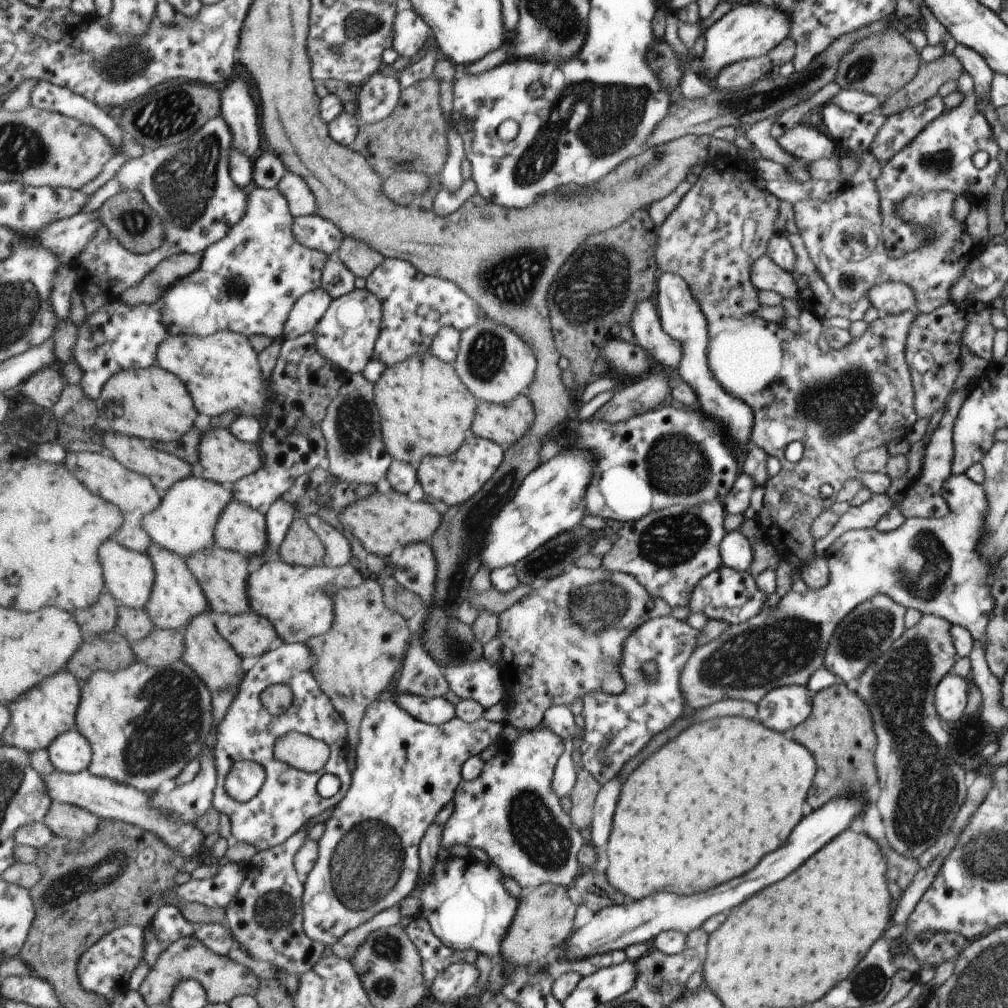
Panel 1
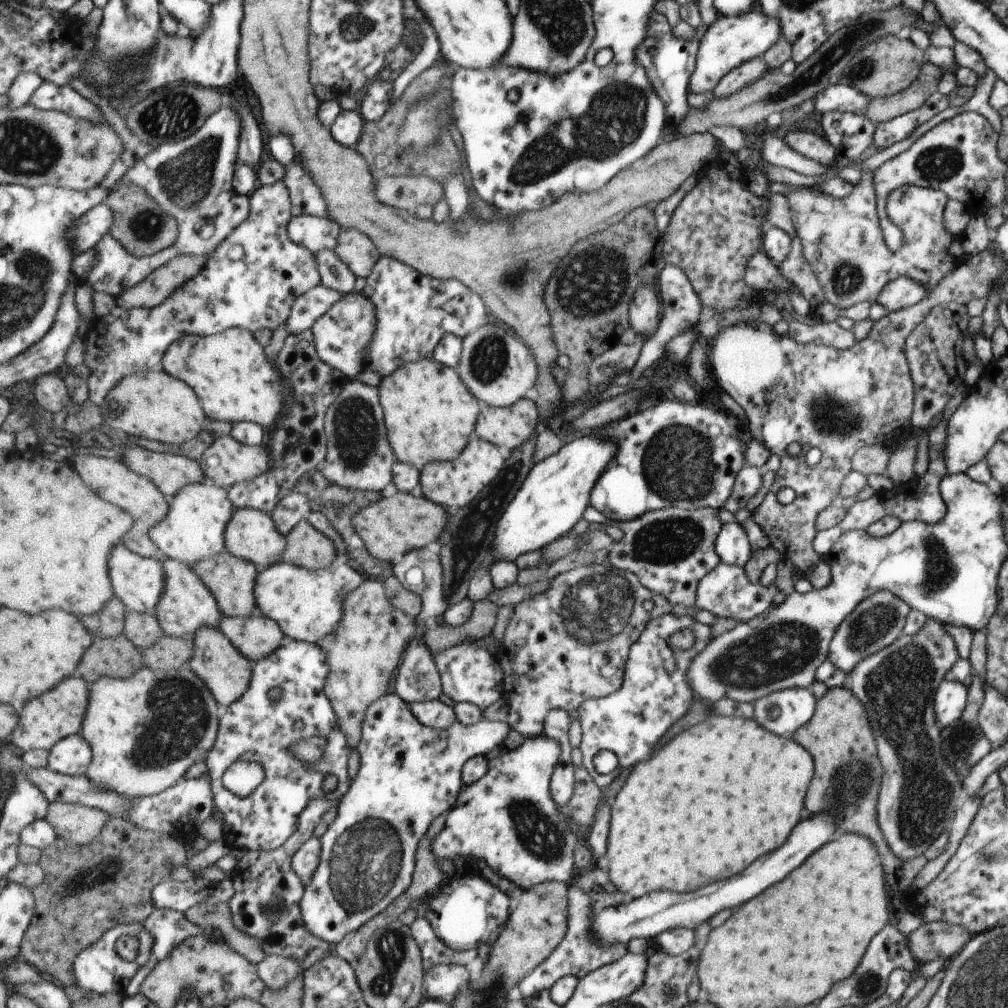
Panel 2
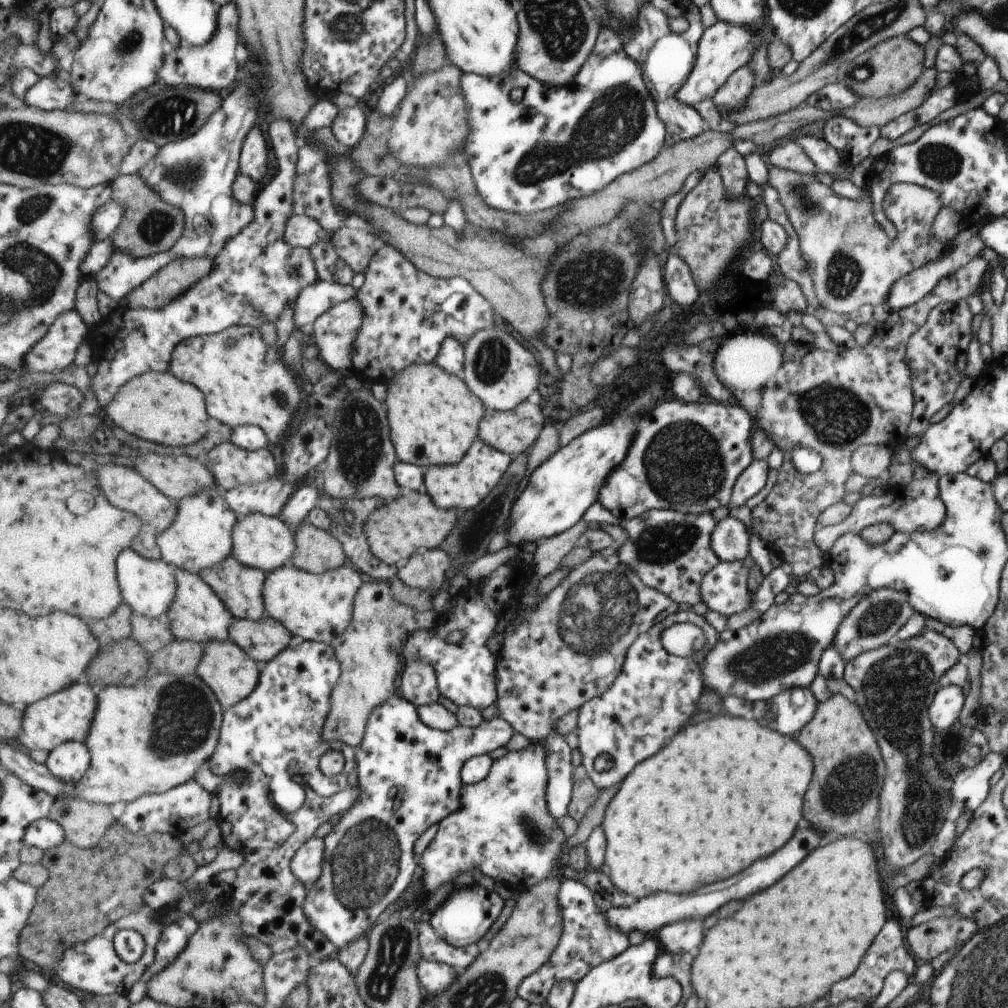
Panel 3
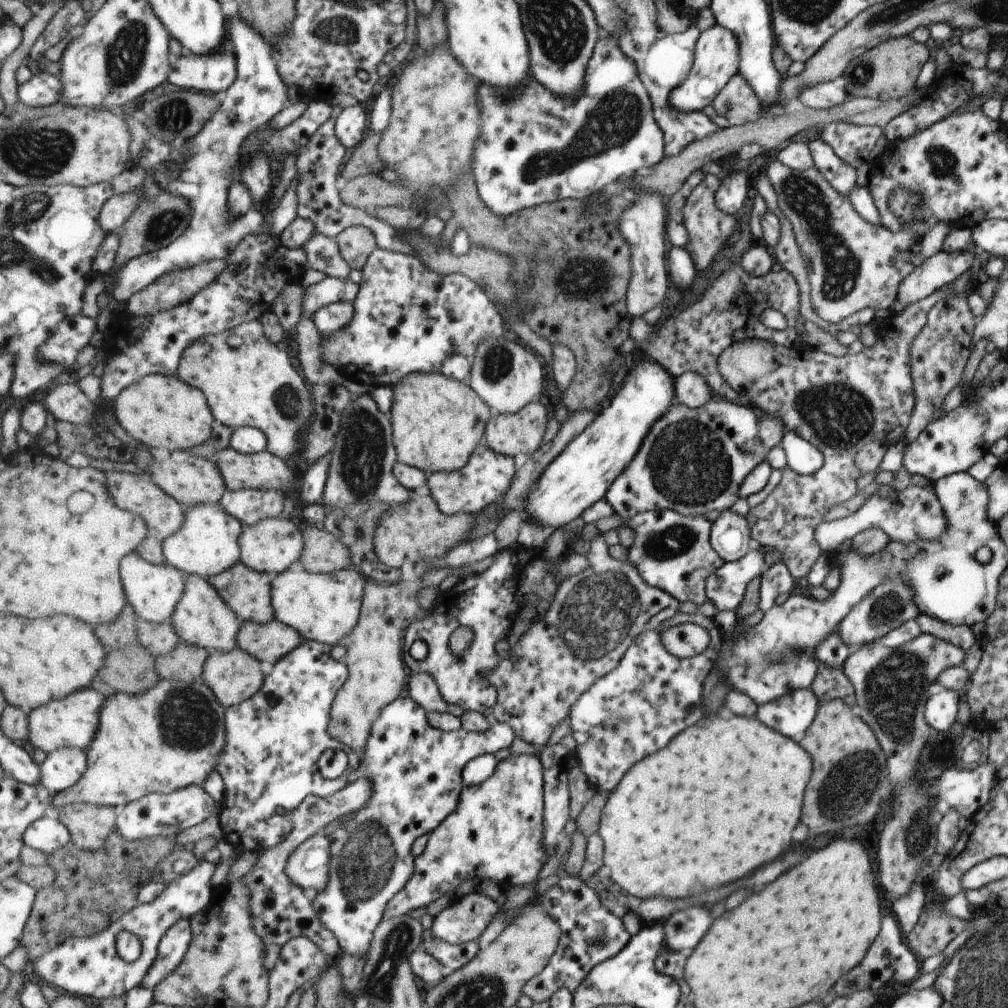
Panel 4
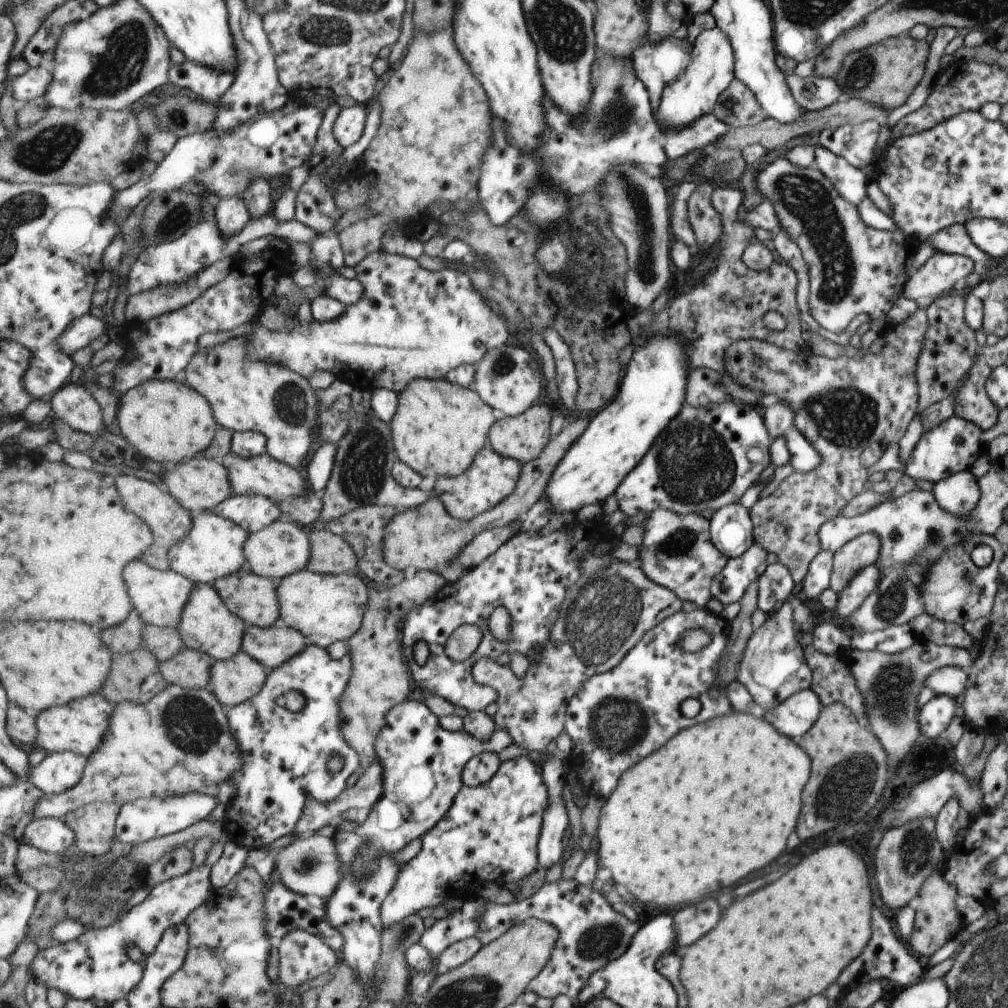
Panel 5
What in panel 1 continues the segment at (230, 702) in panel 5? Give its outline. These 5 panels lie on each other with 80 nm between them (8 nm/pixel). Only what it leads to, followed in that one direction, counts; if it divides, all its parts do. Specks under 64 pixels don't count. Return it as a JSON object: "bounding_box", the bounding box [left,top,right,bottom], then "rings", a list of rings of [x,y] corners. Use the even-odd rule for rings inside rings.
{"bounding_box":[183,611,245,694],"rings":[[[205,611],[191,619],[188,625],[183,628],[185,634],[184,641],[186,649],[183,660],[198,671],[199,676],[207,683],[213,694],[231,689],[237,693],[242,680],[244,679],[245,670],[243,670],[243,660],[235,652],[234,647],[218,631],[215,615],[211,611]]]}

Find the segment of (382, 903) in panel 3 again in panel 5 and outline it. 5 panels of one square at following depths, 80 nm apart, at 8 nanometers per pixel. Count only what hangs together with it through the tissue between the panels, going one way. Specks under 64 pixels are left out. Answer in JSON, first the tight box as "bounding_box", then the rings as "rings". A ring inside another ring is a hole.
{"bounding_box":[323,697,515,1003],"rings":[[[419,697],[407,699],[387,713],[386,723],[374,743],[378,754],[377,761],[382,764],[384,770],[384,793],[361,825],[352,832],[342,830],[334,836],[343,878],[338,889],[335,889],[335,892],[324,901],[323,908],[326,910],[326,919],[341,931],[346,942],[340,955],[341,960],[358,974],[364,988],[365,1002],[369,1003],[377,1001],[376,987],[370,986],[370,978],[376,969],[379,957],[382,956],[382,932],[384,931],[382,904],[390,896],[402,874],[403,866],[394,854],[405,849],[410,842],[429,833],[450,812],[464,785],[463,771],[472,758],[489,750],[499,754],[507,746],[515,744],[511,733],[498,726],[489,740],[475,738],[475,735],[468,733],[464,728],[459,731],[444,729],[440,725],[439,717]]]}

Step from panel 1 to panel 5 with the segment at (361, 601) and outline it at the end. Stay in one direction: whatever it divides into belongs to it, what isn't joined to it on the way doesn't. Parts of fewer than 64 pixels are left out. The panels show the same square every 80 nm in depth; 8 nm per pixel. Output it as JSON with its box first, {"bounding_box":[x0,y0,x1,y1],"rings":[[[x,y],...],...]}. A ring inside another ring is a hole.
{"bounding_box":[340,571,447,771],"rings":[[[416,571],[411,579],[392,587],[369,588],[370,600],[361,628],[347,641],[352,658],[352,677],[340,702],[340,730],[345,740],[358,752],[361,771],[374,764],[378,758],[374,740],[386,723],[387,713],[394,706],[412,698],[411,673],[403,660],[404,646],[401,626],[413,609],[423,606],[438,594],[447,581],[440,572]]]}

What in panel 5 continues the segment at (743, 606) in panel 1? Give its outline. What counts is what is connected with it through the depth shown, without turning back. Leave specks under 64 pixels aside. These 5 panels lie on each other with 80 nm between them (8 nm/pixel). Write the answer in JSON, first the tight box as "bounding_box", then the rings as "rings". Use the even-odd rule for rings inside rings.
{"bounding_box":[710,544,767,607],"rings":[[[754,544],[741,556],[727,559],[723,568],[710,580],[711,598],[717,599],[723,607],[737,603],[746,586],[765,572],[765,562],[767,551]]]}

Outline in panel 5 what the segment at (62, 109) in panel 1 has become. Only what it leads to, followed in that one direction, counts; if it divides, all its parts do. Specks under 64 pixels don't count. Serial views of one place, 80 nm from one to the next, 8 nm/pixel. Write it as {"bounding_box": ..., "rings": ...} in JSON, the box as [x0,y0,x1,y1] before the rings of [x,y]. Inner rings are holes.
{"bounding_box":[7,67,54,103],"rings":[[[39,67],[30,69],[20,77],[11,77],[7,88],[20,103],[33,100],[35,103],[42,103],[46,97],[47,89],[50,88],[54,74]]]}

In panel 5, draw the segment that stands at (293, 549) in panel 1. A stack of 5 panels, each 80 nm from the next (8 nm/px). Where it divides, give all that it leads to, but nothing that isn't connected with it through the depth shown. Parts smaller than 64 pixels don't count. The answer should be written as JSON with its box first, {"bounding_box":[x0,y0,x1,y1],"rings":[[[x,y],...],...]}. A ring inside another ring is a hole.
{"bounding_box":[308,527,358,574],"rings":[[[328,527],[309,529],[311,556],[308,569],[326,574],[358,573],[358,555],[354,547]]]}

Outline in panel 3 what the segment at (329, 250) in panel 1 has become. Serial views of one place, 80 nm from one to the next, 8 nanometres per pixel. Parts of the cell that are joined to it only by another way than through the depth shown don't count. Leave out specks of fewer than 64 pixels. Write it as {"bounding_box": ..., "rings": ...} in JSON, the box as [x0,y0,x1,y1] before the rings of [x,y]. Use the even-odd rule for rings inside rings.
{"bounding_box":[285,214,335,249],"rings":[[[294,214],[286,224],[285,240],[291,246],[310,249],[320,242],[332,241],[335,234],[312,216]]]}

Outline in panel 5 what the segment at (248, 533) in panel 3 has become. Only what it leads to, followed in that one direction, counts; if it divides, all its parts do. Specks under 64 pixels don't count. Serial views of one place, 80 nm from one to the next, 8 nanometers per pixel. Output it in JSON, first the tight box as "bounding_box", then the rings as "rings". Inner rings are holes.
{"bounding_box":[244,519,311,580],"rings":[[[291,519],[272,522],[261,530],[249,533],[244,546],[247,568],[263,577],[282,580],[294,572],[307,569],[310,564],[311,543],[309,530],[297,526]]]}

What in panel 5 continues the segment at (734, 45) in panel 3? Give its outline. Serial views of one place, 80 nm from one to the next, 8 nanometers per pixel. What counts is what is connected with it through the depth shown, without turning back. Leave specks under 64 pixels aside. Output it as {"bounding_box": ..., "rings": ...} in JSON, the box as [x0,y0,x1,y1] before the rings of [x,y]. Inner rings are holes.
{"bounding_box":[653,26,735,130],"rings":[[[717,26],[704,30],[697,36],[692,44],[690,57],[690,63],[684,74],[662,90],[658,109],[653,113],[658,129],[663,130],[671,125],[684,127],[698,120],[703,112],[709,112],[713,108],[715,98],[735,79],[733,46],[727,34],[723,34]]]}

